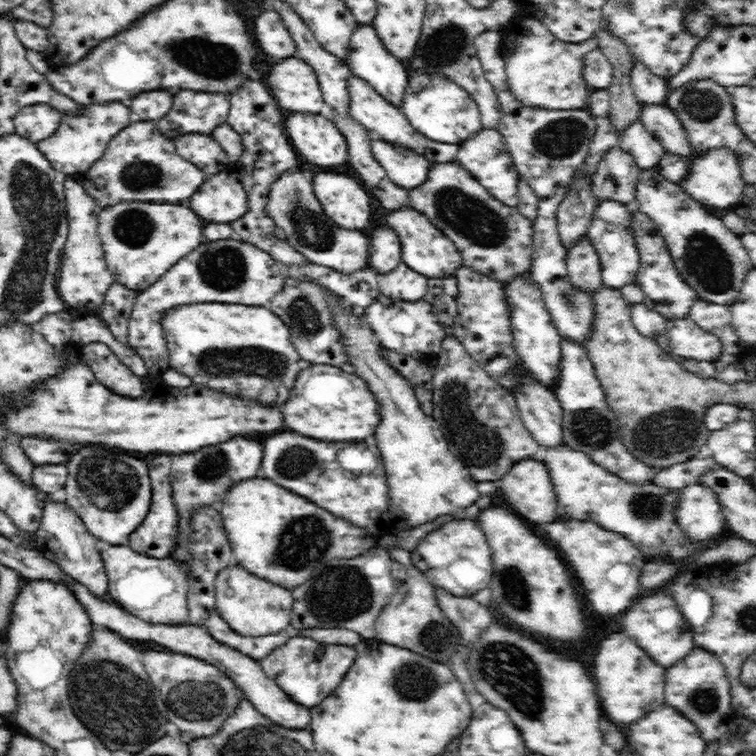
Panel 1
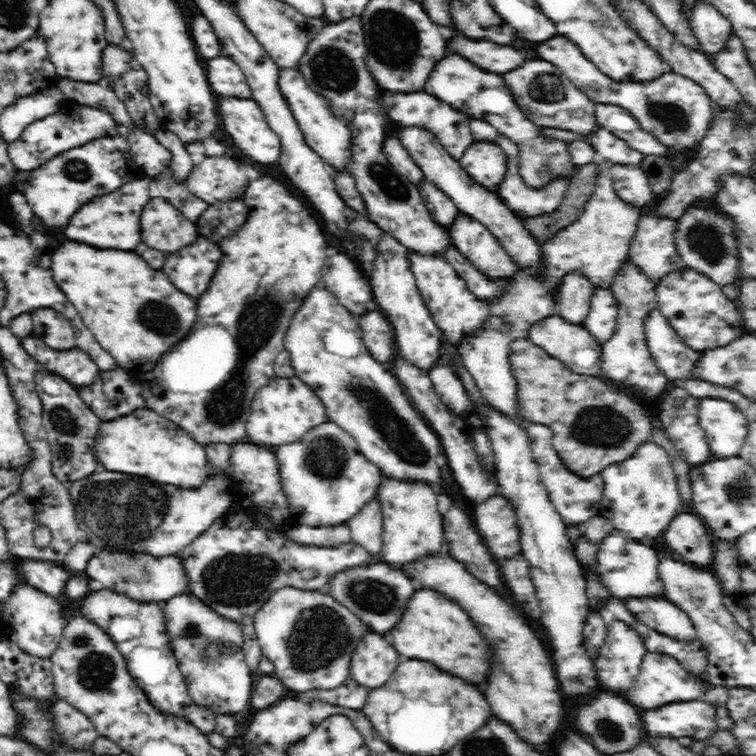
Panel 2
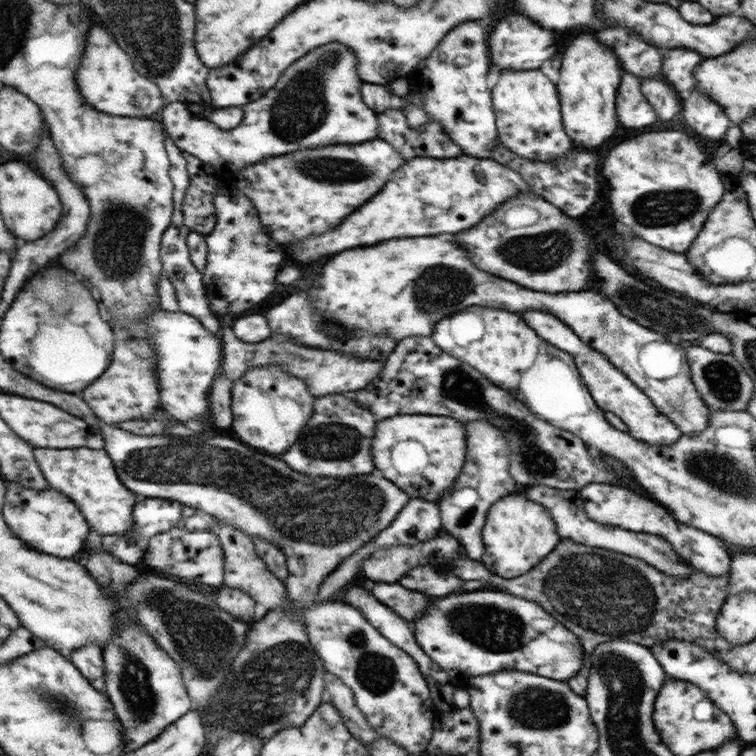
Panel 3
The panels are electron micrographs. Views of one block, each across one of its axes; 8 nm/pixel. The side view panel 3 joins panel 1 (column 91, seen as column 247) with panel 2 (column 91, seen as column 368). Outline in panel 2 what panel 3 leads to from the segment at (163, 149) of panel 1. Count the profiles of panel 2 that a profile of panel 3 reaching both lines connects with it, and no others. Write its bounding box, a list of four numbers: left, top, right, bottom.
[13,134,144,226]

